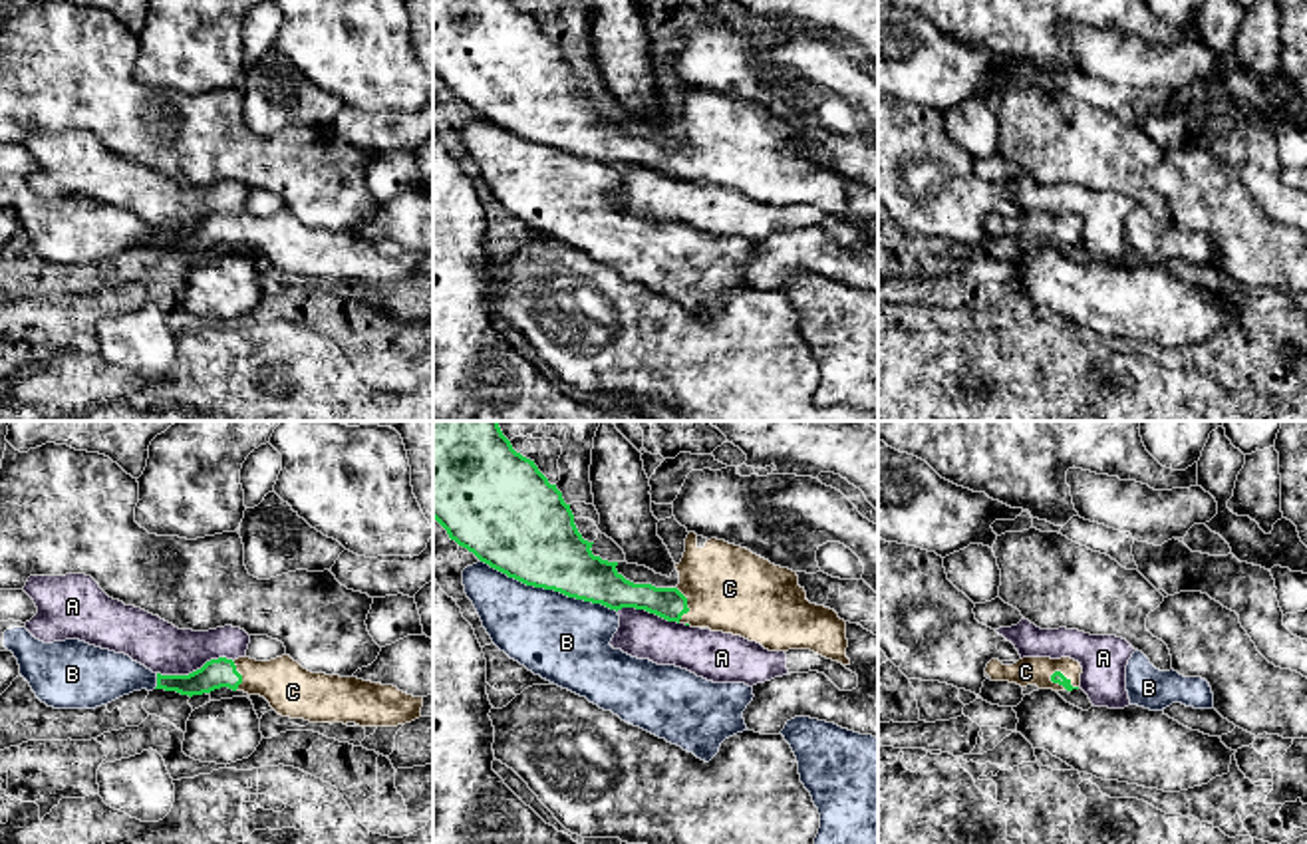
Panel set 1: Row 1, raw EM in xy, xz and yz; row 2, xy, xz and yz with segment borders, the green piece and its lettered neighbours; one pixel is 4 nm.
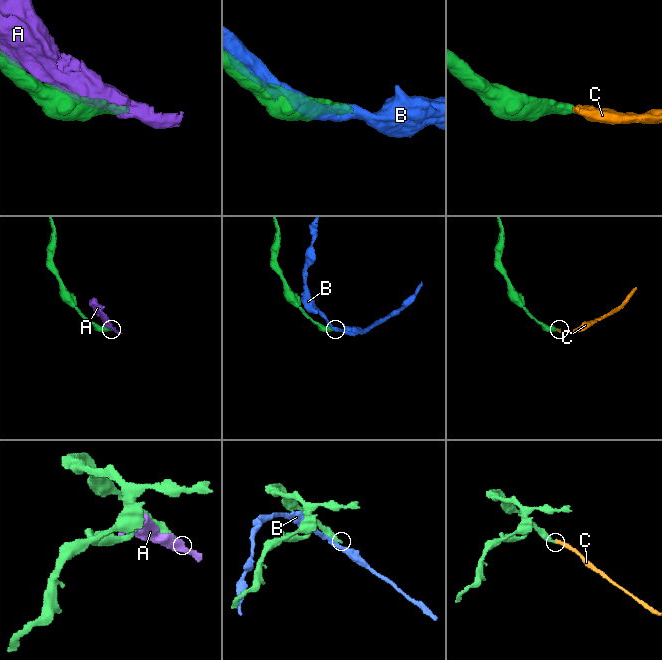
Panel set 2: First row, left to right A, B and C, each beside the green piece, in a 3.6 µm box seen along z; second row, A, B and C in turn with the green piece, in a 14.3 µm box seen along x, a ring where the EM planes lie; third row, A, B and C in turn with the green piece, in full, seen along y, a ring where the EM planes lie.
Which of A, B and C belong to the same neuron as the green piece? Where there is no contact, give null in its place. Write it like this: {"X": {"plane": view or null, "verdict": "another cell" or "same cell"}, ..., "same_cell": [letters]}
{"A": {"plane": "xy", "verdict": "another cell"}, "B": {"plane": "xz", "verdict": "another cell"}, "C": {"plane": "yz", "verdict": "same cell"}, "same_cell": ["C"]}

